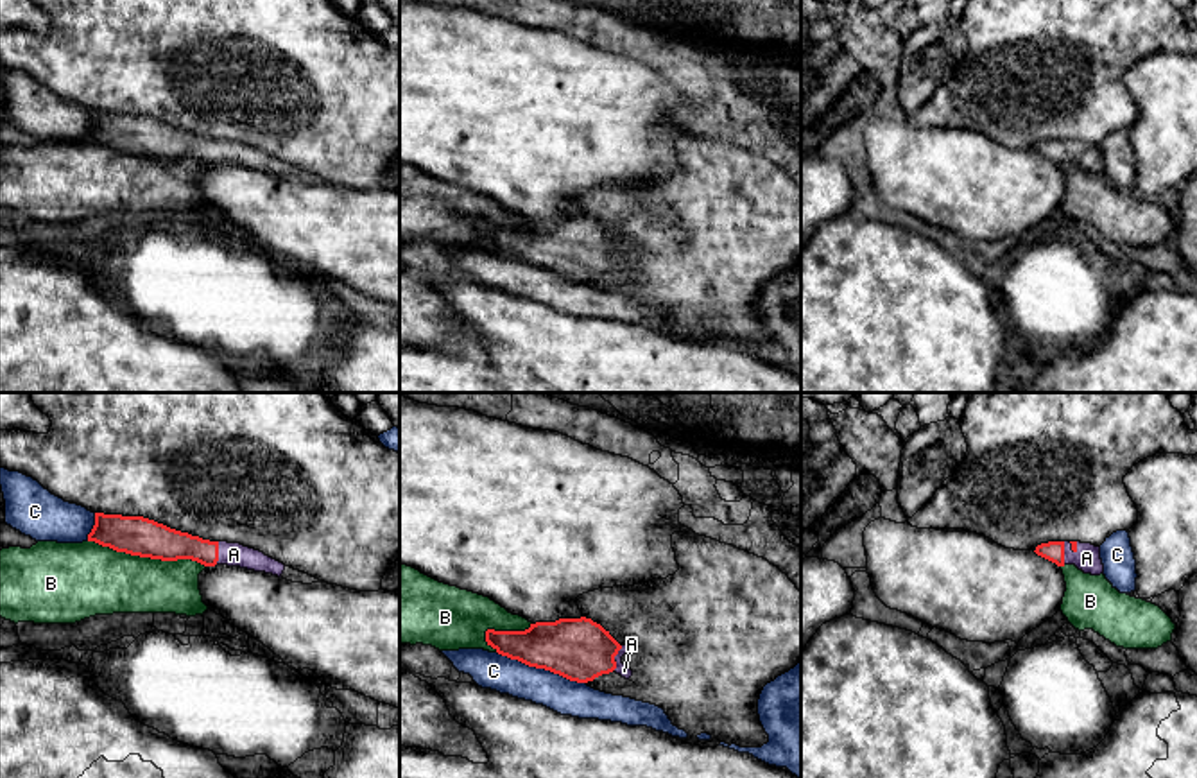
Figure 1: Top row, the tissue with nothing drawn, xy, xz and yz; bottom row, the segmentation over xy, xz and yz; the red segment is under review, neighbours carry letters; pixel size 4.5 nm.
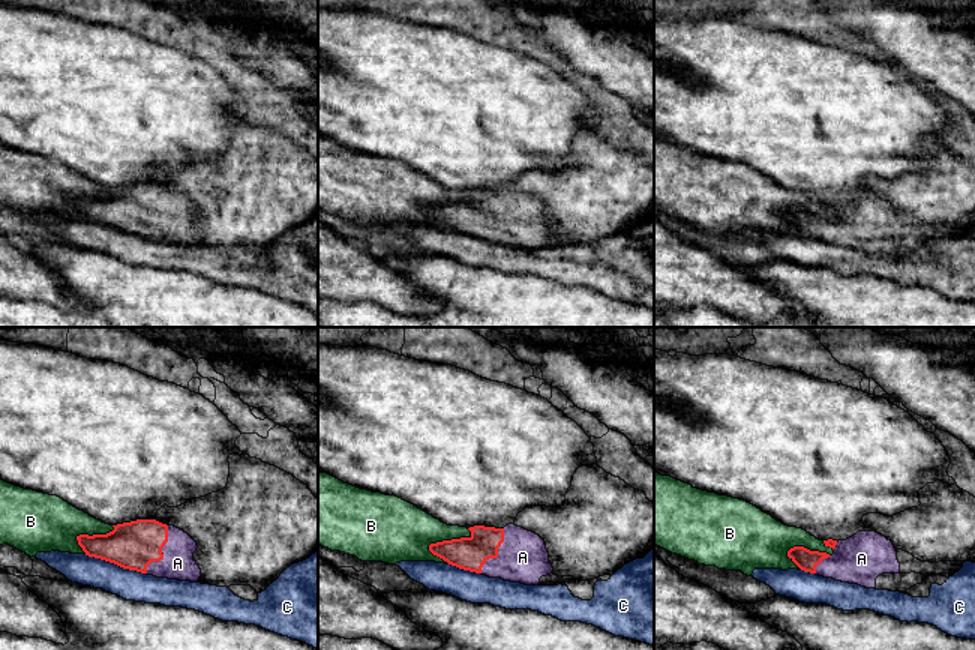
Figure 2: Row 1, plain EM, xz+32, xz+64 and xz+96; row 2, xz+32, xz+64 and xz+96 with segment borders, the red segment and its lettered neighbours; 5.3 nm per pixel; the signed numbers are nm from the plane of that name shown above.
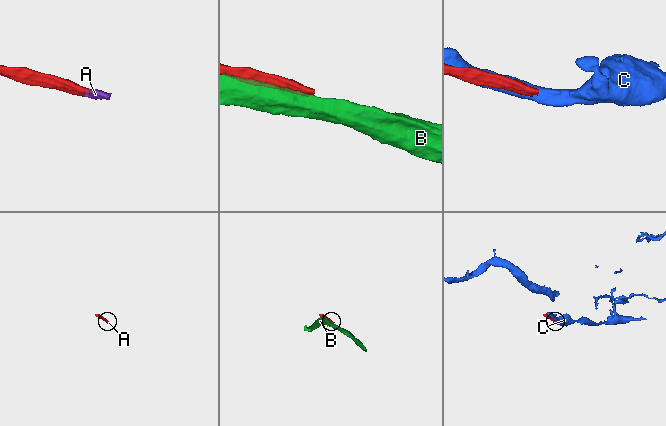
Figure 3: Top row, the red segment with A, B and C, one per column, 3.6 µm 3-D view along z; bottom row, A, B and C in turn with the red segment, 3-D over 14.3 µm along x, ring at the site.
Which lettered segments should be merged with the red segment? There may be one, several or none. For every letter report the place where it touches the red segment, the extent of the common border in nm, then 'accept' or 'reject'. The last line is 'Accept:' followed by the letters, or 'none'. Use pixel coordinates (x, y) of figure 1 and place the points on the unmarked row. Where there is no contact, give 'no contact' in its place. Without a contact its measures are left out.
A: contact xz (613, 257); length 120 nm; accept
B: contact xy (147, 155); length 550 nm; reject
C: contact xz (542, 266); length 420 nm; reject
Accept: A

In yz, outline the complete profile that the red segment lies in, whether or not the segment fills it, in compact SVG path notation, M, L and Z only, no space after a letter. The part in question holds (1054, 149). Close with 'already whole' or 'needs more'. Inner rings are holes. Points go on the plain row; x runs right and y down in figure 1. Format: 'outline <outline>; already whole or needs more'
outline M1048 140L1034 149L1038 154L1055 161L1057 165L1075 163L1084 172L1100 174L1104 163L1100 158L1100 145L1081 140Z; needs more

